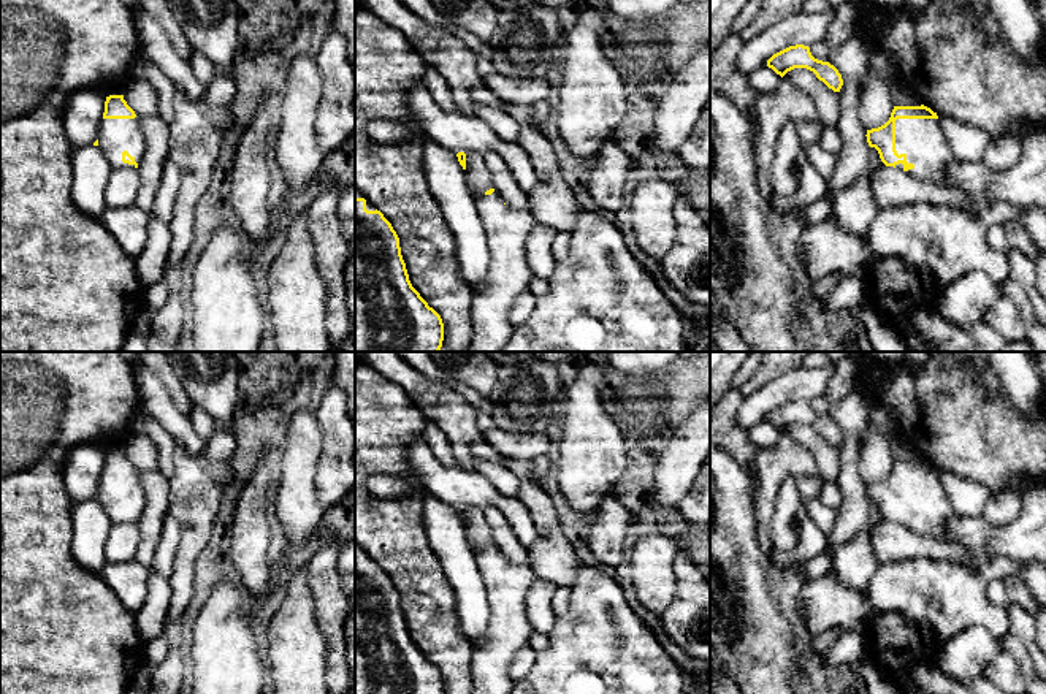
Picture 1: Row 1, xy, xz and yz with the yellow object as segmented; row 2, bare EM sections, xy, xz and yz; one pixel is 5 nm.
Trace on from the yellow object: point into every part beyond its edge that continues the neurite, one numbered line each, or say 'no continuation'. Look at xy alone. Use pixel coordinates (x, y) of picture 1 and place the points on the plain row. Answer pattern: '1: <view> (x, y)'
1: xy (116, 490)

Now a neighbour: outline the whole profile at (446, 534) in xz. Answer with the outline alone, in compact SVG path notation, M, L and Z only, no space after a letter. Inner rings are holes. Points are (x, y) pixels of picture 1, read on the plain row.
M426 491L422 493L422 521L428 543L455 591L460 631L474 643L485 635L491 608L464 524L455 507Z

